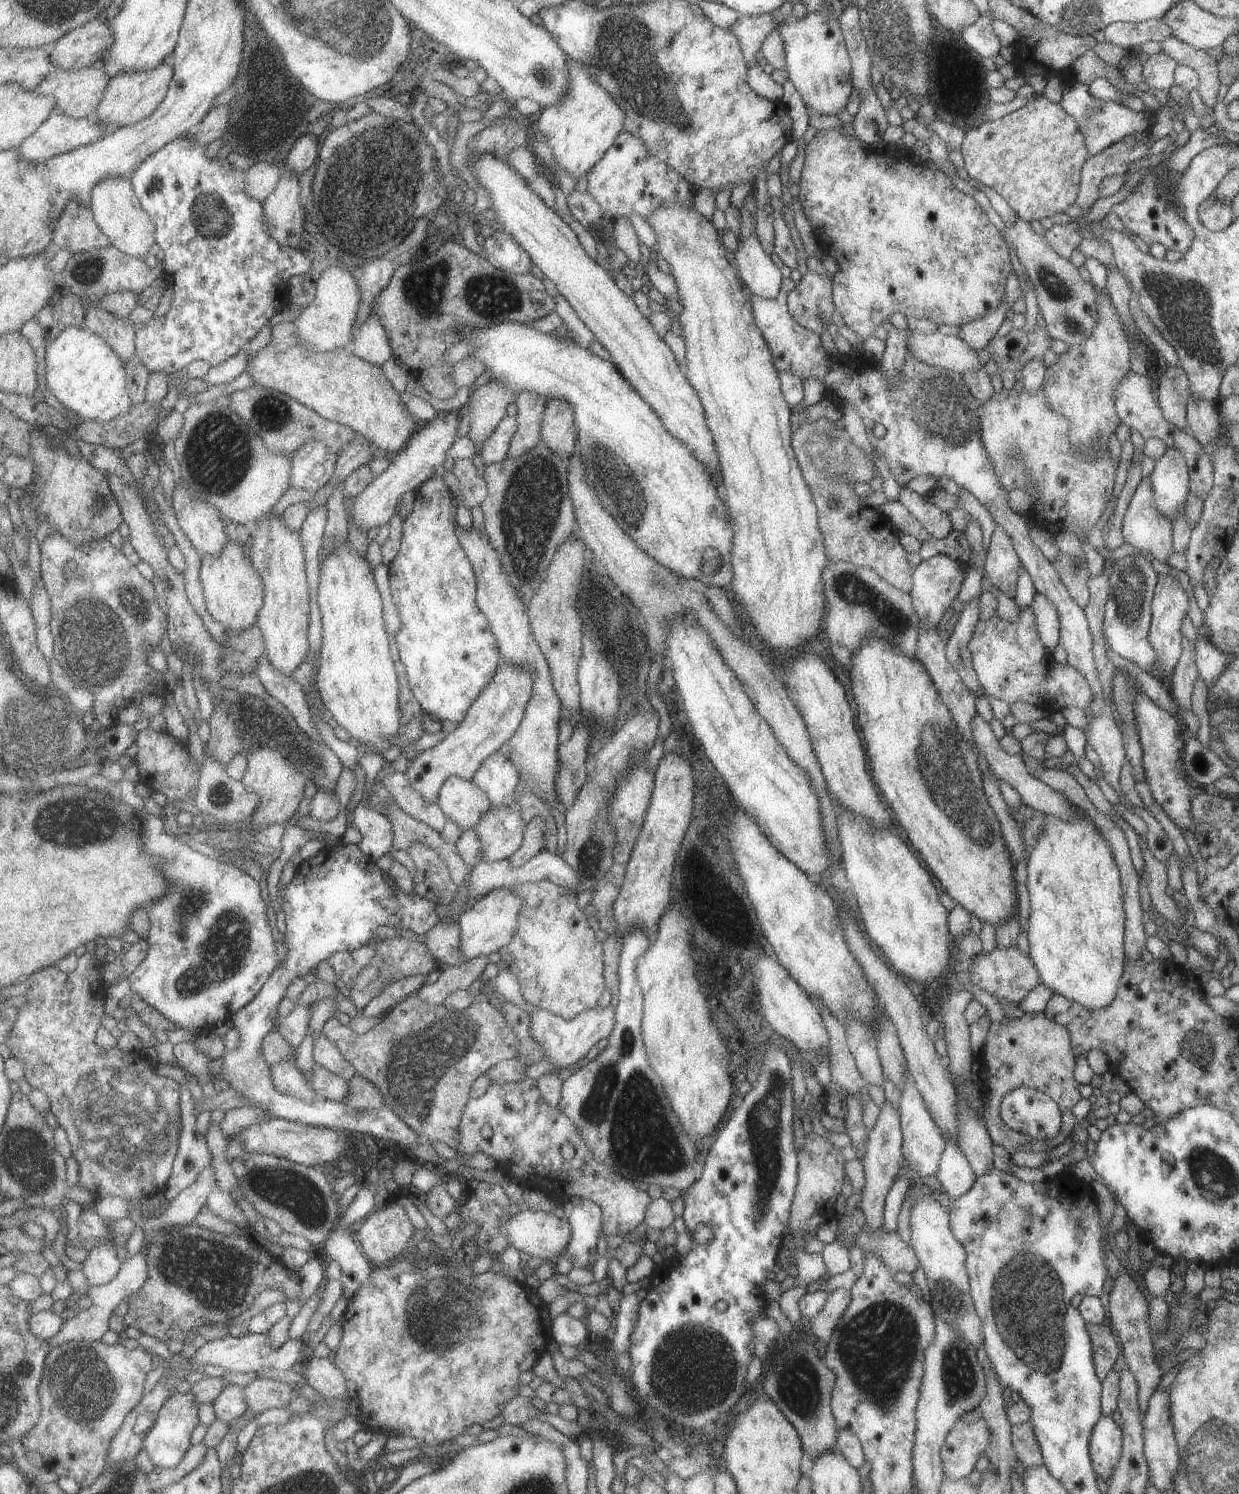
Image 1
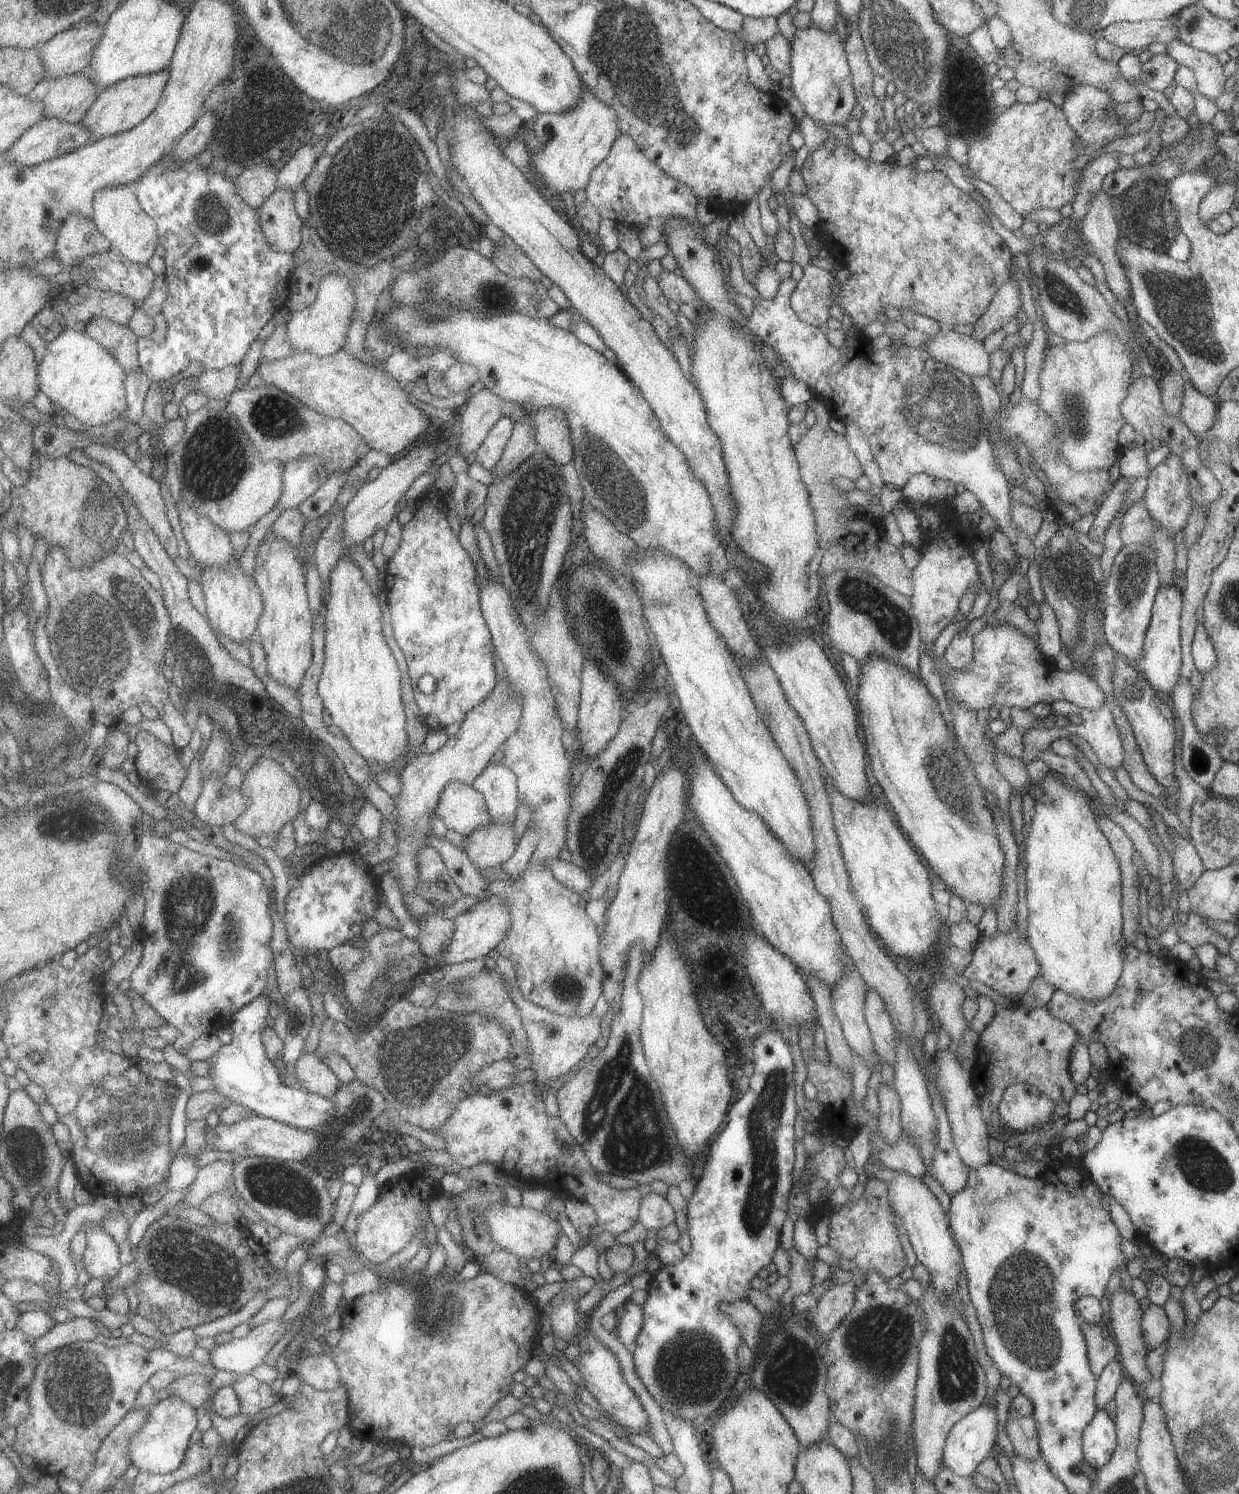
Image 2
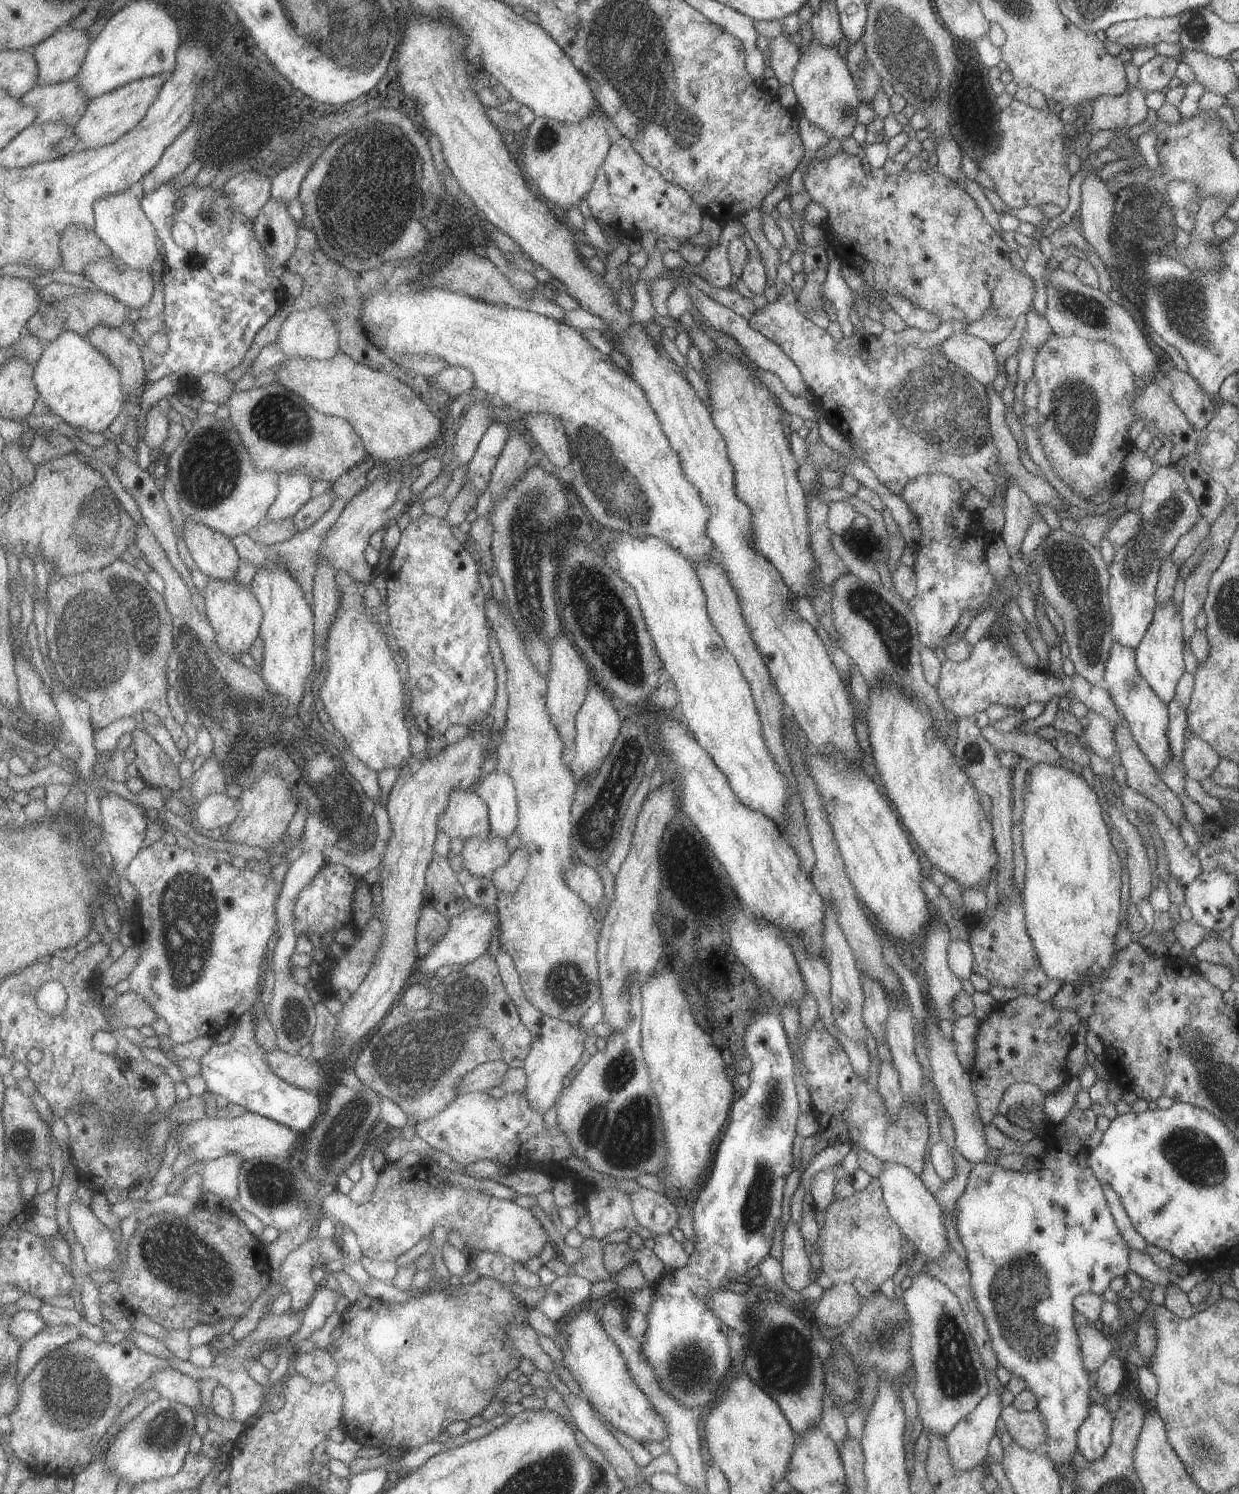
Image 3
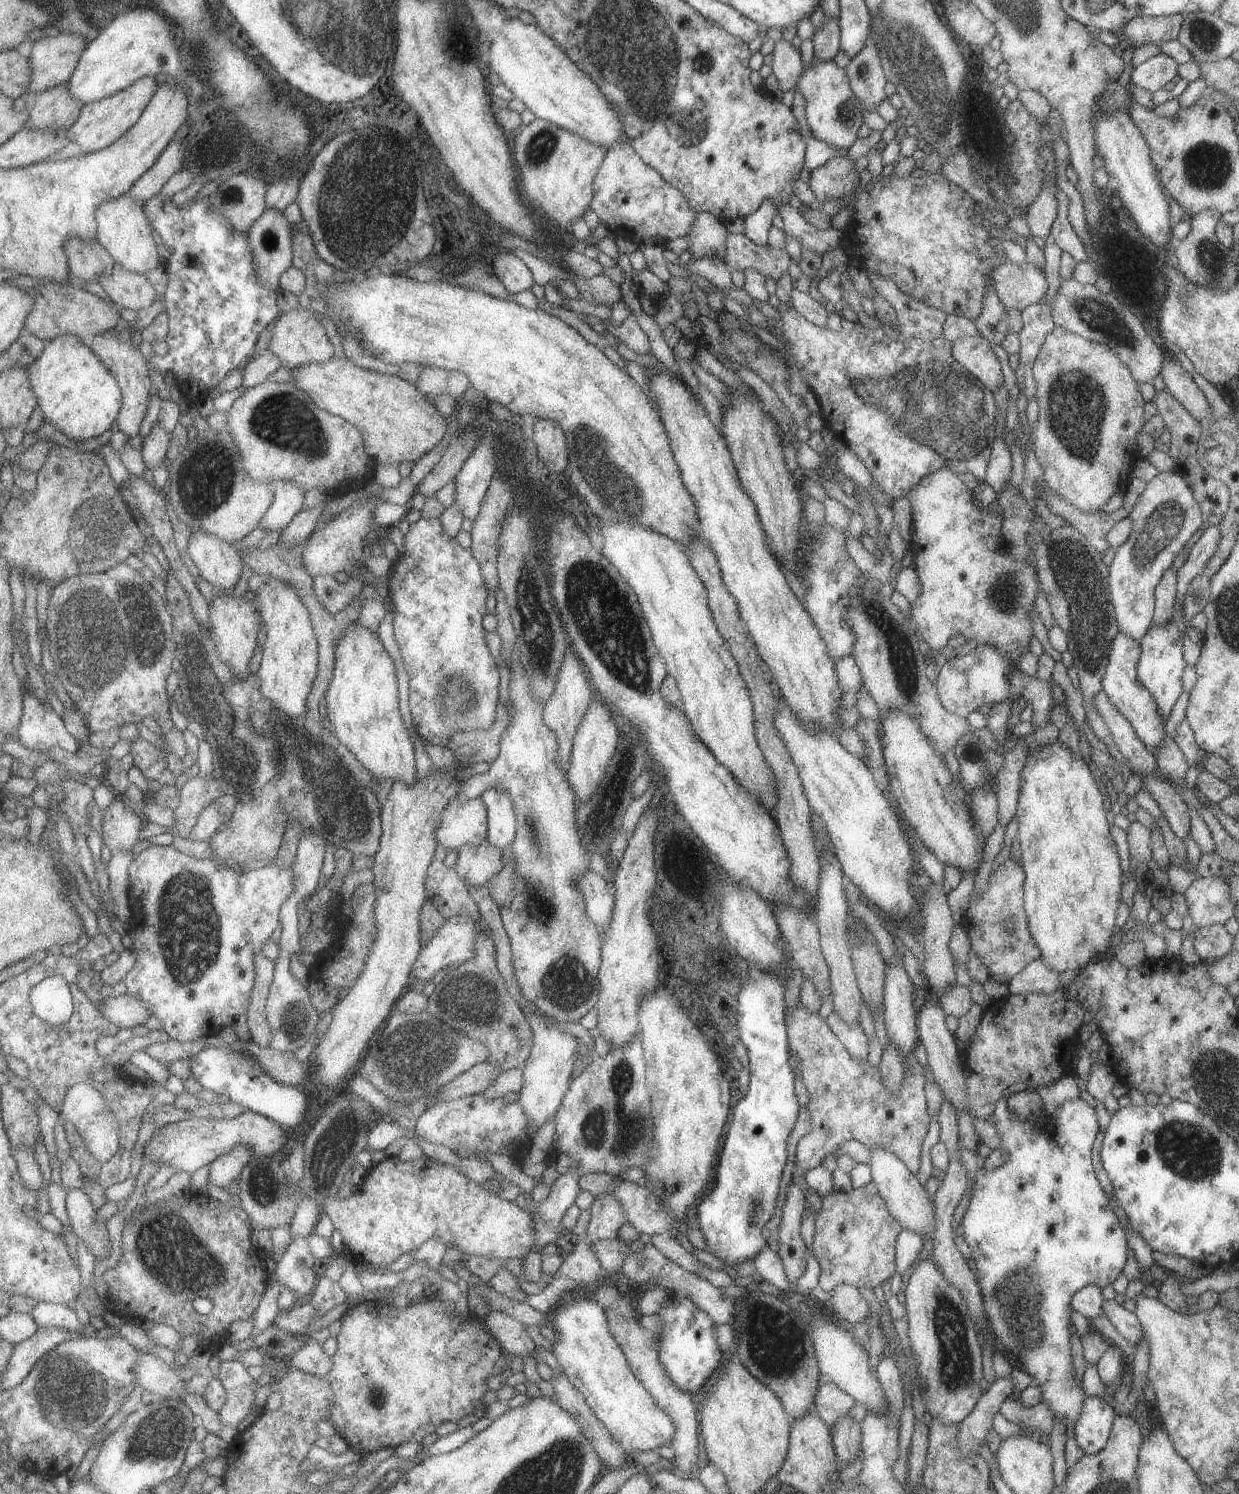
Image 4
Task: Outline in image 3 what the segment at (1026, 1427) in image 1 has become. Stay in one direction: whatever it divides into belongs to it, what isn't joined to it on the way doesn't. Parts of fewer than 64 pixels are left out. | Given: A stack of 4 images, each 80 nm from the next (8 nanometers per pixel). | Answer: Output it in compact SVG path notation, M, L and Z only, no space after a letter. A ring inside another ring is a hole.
M1010 1404L1002 1407L1000 1417L1013 1443L1026 1451L1044 1454L1046 1432L1043 1421L1036 1410L1021 1412Z

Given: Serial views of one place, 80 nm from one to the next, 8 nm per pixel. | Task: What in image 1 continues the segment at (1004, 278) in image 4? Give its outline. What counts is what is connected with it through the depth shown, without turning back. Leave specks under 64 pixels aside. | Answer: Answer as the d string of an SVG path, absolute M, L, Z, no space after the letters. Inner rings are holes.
M1003 298L994 311L983 315L980 319L969 321L966 325L961 325L956 336L967 343L975 352L985 348L1003 322L1006 311L1011 308L1008 306L1009 304L1005 303Z

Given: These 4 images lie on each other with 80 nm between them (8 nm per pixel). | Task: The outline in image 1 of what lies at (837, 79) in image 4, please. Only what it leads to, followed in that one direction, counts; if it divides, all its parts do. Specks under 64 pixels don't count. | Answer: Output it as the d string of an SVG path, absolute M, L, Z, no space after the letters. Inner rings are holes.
M774 9L772 23L783 39L788 79L801 95L803 102L819 114L834 114L841 110L853 92L850 58L835 14L806 13L803 18L783 14Z

